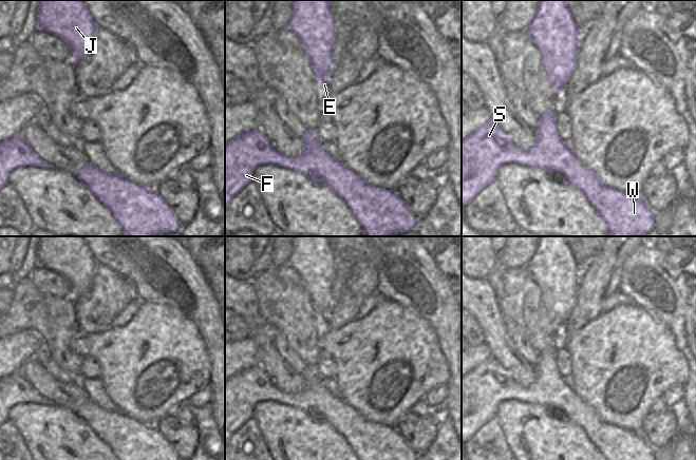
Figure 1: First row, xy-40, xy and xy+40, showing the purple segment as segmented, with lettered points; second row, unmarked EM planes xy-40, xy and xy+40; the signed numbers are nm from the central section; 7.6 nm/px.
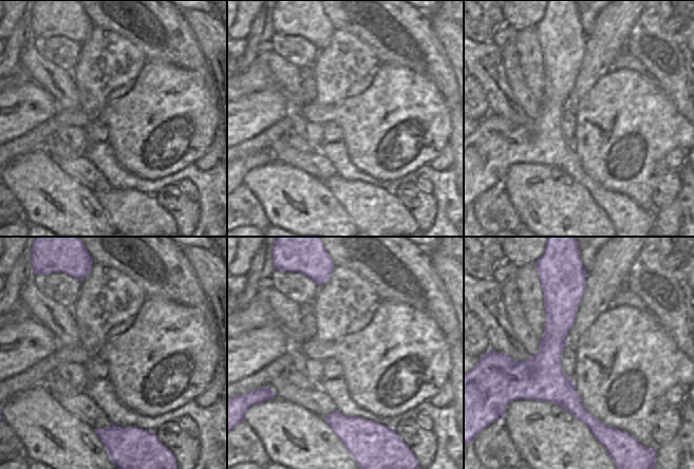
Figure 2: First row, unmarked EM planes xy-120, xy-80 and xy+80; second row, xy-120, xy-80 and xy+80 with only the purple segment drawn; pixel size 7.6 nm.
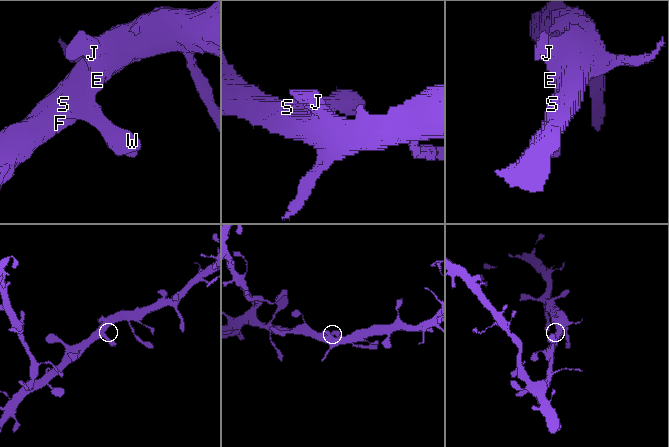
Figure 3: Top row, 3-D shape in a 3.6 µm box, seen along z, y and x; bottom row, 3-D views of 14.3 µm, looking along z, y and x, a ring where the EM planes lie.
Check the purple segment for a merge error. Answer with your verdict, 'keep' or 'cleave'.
keep

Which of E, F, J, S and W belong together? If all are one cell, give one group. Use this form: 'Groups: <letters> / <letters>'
Groups: E F J S W

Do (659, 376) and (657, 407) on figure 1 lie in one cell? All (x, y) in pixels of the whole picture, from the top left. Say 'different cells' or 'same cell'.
different cells

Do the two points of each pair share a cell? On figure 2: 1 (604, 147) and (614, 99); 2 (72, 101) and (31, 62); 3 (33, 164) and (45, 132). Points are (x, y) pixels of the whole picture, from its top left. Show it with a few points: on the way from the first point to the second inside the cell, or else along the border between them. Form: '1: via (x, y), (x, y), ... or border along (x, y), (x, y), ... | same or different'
1: via (616, 135), (618, 133), (618, 111) | same
2: via (61, 94), (41, 73) | same
3: border along (44, 148), (21, 153), (15, 158) | different

